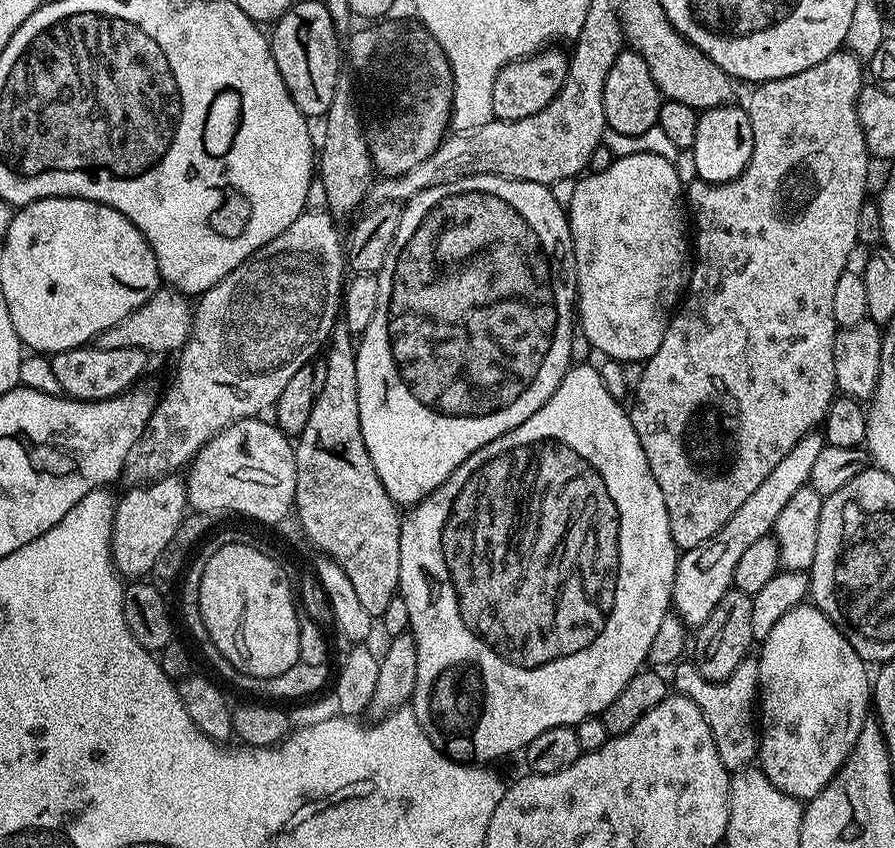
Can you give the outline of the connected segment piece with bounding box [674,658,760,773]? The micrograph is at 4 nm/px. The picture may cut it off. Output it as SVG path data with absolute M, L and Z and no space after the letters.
M745 658L743 661L741 661L738 667L736 667L734 672L725 680L707 680L707 678L705 678L705 676L697 670L695 663L684 663L685 662L677 663L674 668L674 671L676 671L676 684L674 680L675 691L679 693L679 695L693 700L698 706L698 710L702 710L702 716L706 718L706 724L710 726L710 734L714 734L714 746L718 746L718 758L722 758L722 762L724 765L726 765L726 767L728 767L729 773L739 772L740 769L749 767L749 765L751 765L753 761L757 759L760 750L760 737L758 735L758 693L760 691L760 679L758 678L757 661L752 658Z

